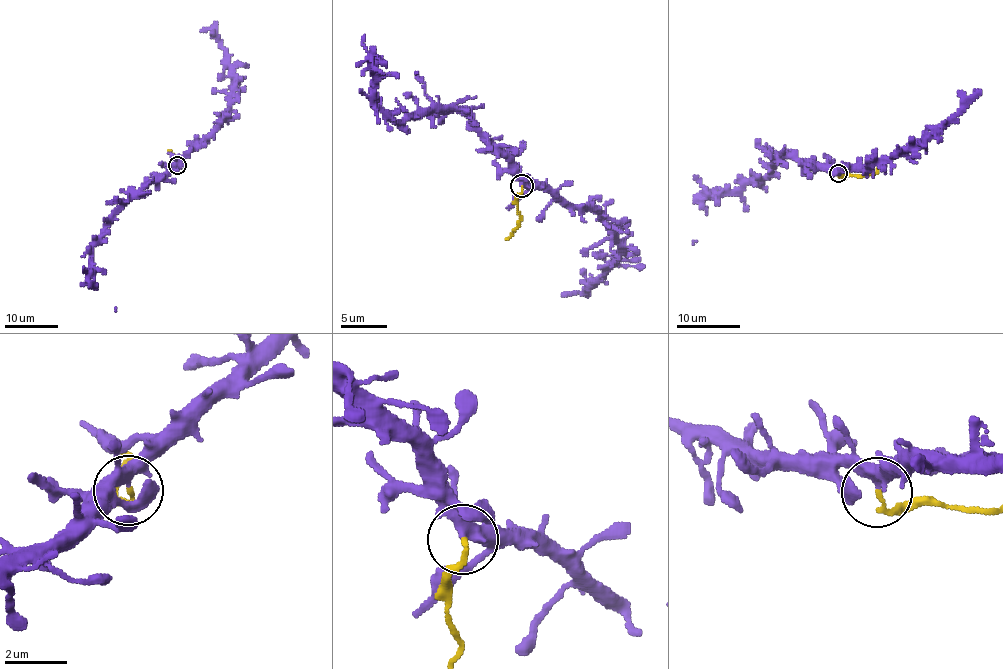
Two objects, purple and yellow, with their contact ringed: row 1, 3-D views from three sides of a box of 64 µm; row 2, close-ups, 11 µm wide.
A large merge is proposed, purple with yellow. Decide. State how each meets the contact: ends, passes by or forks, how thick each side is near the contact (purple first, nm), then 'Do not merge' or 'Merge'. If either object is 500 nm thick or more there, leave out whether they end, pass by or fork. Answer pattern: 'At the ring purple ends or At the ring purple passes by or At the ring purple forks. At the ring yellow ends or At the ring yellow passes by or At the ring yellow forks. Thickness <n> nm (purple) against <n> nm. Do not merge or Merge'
At the ring purple passes by. At the ring yellow ends. Thickness 360 nm (purple) against 150 nm. Do not merge

